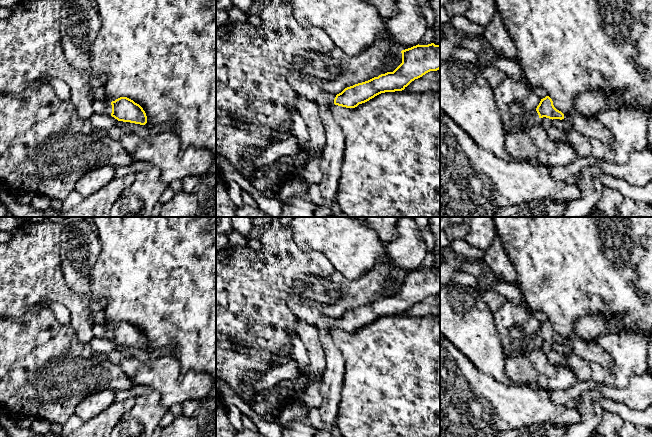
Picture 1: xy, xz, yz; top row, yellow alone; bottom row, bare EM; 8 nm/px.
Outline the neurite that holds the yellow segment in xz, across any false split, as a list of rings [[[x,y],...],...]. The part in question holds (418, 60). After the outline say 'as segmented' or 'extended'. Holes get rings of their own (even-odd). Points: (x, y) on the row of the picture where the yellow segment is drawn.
[[[418,44],[401,53],[402,63],[393,72],[347,87],[337,95],[322,93],[317,97],[315,102],[325,127],[326,144],[321,157],[322,179],[319,184],[324,204],[316,205],[314,217],[331,217],[336,211],[332,201],[337,197],[339,187],[345,135],[334,119],[331,108],[334,105],[355,108],[381,93],[402,91],[415,79],[440,69],[440,45]]] | extended

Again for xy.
[[[120,97],[112,102],[94,98],[92,106],[95,113],[112,116],[118,121],[140,125],[147,123],[147,116],[143,108],[127,97]]] | extended

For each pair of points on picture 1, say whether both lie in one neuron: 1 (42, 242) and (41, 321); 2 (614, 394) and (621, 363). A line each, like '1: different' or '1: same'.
1: different
2: different

